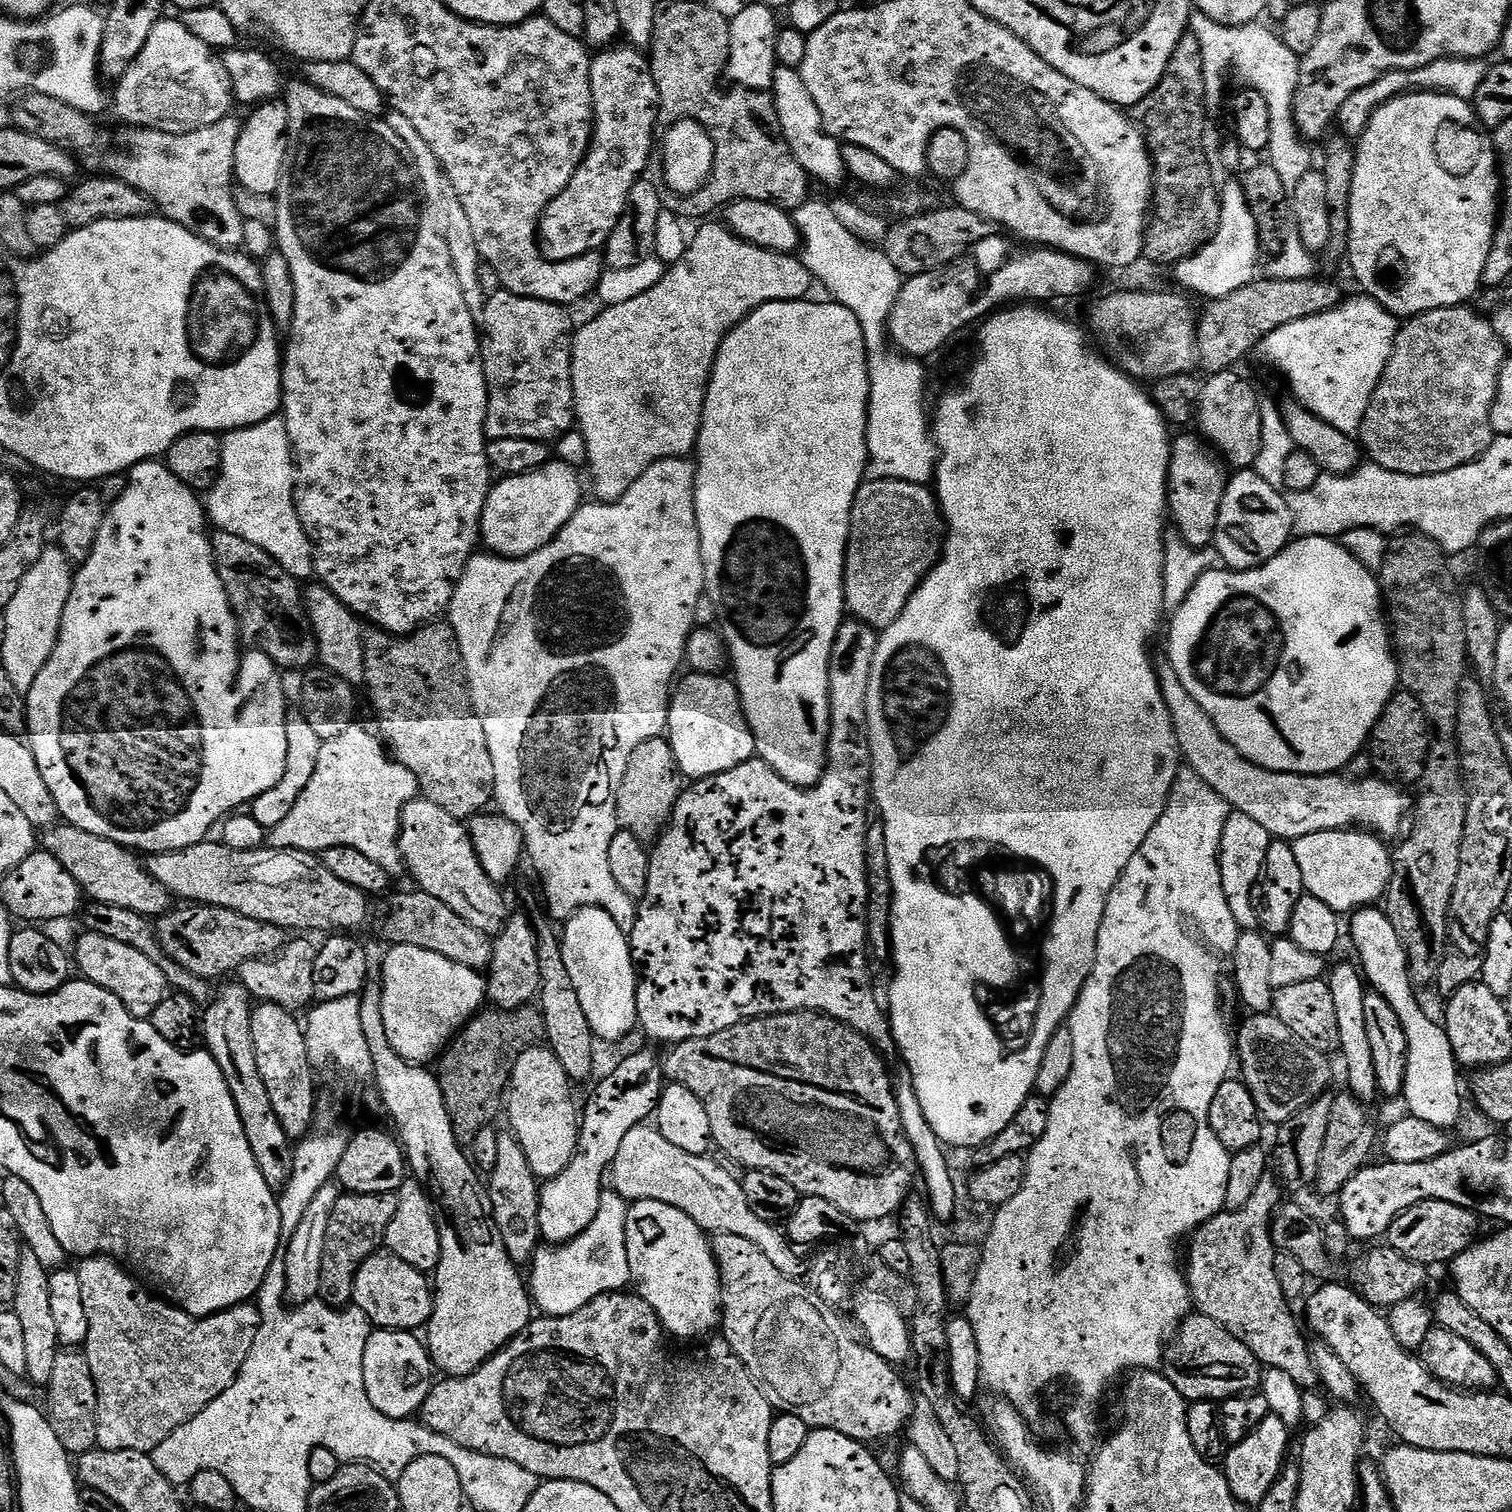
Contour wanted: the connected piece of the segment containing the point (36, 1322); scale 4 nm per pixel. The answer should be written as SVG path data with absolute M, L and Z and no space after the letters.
M25 1246L21 1247L18 1258L18 1286L10 1308L11 1311L18 1314L22 1330L26 1334L27 1379L33 1380L40 1386L46 1386L50 1382L50 1373L54 1371L54 1358L62 1351L58 1342L58 1329L50 1306L49 1275L50 1272L42 1268L34 1251Z

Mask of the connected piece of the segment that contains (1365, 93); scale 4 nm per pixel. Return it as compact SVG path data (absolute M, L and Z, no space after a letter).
M1445 58L1438 62L1430 62L1430 66L1422 66L1414 70L1394 70L1382 74L1382 78L1370 82L1370 86L1362 86L1362 90L1350 94L1350 98L1346 98L1346 102L1342 102L1342 110L1338 110L1335 119L1339 135L1359 138L1366 130L1370 118L1379 108L1394 98L1405 96L1407 92L1444 92L1447 96L1462 98L1469 102L1475 101L1478 86L1482 86L1488 69L1489 65L1484 60L1450 60Z

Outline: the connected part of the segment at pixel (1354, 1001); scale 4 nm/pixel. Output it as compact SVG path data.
M1331 965L1326 979L1330 986L1330 994L1334 998L1334 1011L1338 1018L1338 1049L1344 1055L1344 1072L1348 1075L1347 1091L1361 1102L1369 1102L1378 1096L1376 1075L1374 1074L1374 1057L1370 1051L1370 1037L1366 1035L1366 981L1357 965Z

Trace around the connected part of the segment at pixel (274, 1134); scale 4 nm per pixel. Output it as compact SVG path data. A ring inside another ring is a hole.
M239 982L224 984L217 992L215 989L210 1003L202 1012L202 1044L214 1058L214 1062L218 1062L218 1070L222 1070L222 1078L226 1078L226 1086L230 1086L234 1106L238 1106L238 1118L242 1118L242 1130L246 1130L246 1142L250 1142L250 1151L254 1153L254 1162L258 1162L258 1170L262 1170L262 1178L266 1178L266 1186L270 1186L272 1192L279 1194L290 1182L294 1170L294 1144L289 1140L286 1130L282 1130L282 1122L278 1122L278 1114L274 1114L274 1105L270 1103L266 1082L262 1082L262 1074L258 1074L258 1058L254 1054L252 1029L253 1007L252 996Z

